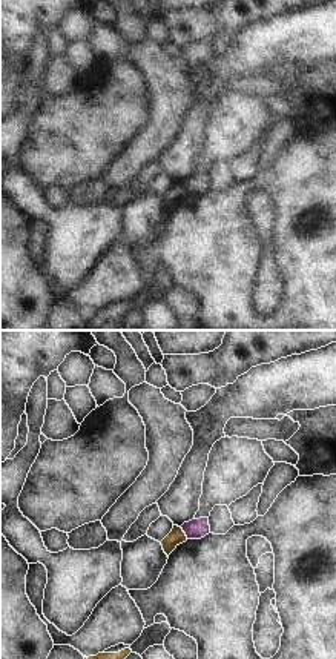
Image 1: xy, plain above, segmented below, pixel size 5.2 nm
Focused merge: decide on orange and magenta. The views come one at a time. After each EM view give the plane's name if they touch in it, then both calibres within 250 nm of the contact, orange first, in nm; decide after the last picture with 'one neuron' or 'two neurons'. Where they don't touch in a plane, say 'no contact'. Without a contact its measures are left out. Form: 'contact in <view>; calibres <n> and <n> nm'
contact in xy; calibres 90 and 110 nm

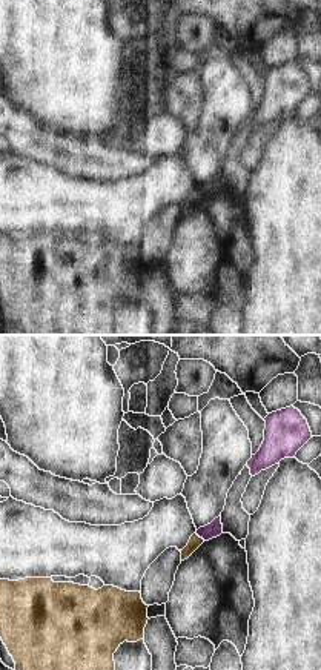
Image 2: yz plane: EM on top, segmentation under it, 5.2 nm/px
contact in yz; calibres 70 and 80 nm

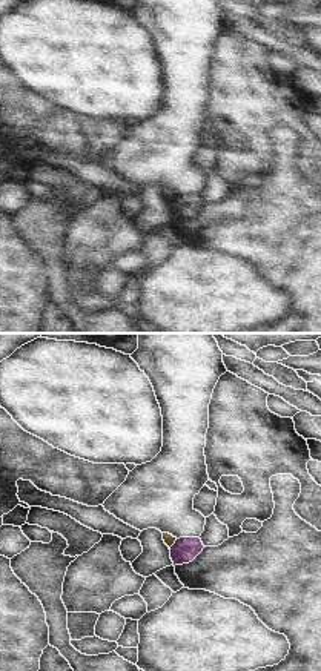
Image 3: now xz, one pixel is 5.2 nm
contact in xz; calibres 60 and 140 nm

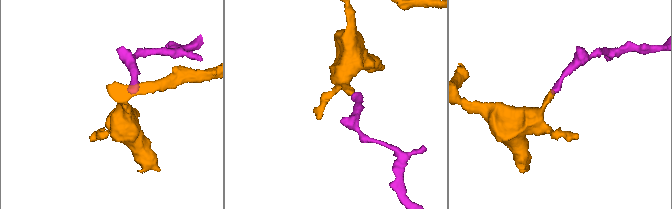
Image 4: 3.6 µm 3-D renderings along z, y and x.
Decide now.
two neurons

